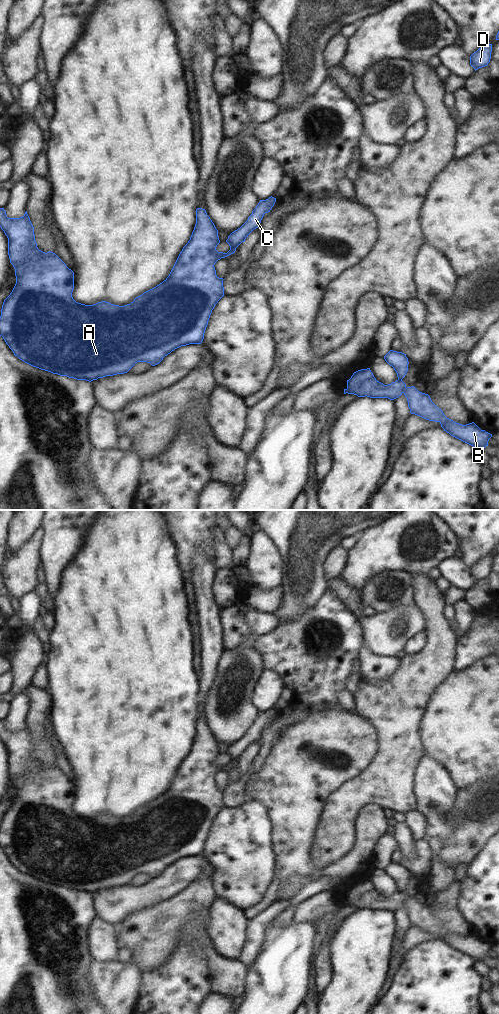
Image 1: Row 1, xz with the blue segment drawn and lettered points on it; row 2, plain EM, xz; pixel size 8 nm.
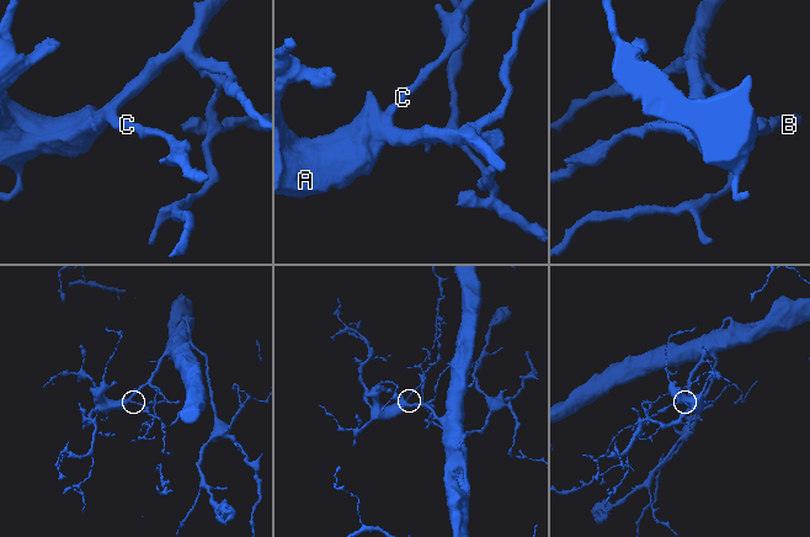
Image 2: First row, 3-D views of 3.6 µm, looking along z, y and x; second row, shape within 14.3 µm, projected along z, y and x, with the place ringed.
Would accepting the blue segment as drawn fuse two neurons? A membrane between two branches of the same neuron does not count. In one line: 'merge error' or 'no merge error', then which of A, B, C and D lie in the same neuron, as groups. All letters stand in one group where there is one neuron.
merge error | A C D / B

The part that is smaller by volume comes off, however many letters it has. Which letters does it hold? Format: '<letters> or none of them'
B

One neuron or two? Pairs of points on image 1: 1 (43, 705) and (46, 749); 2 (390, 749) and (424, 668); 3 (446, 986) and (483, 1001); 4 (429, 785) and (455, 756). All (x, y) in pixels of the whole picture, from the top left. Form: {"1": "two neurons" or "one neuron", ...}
{"1": "one neuron", "2": "one neuron", "3": "two neurons", "4": "two neurons"}

